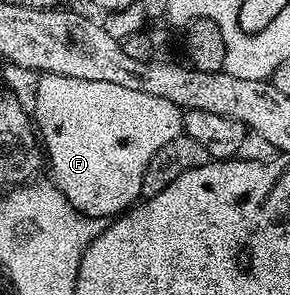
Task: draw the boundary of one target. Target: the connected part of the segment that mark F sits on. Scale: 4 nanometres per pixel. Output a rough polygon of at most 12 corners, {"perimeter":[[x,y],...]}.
{"perimeter":[[46,73],[31,116],[84,217],[141,197],[182,136],[167,99]]}

